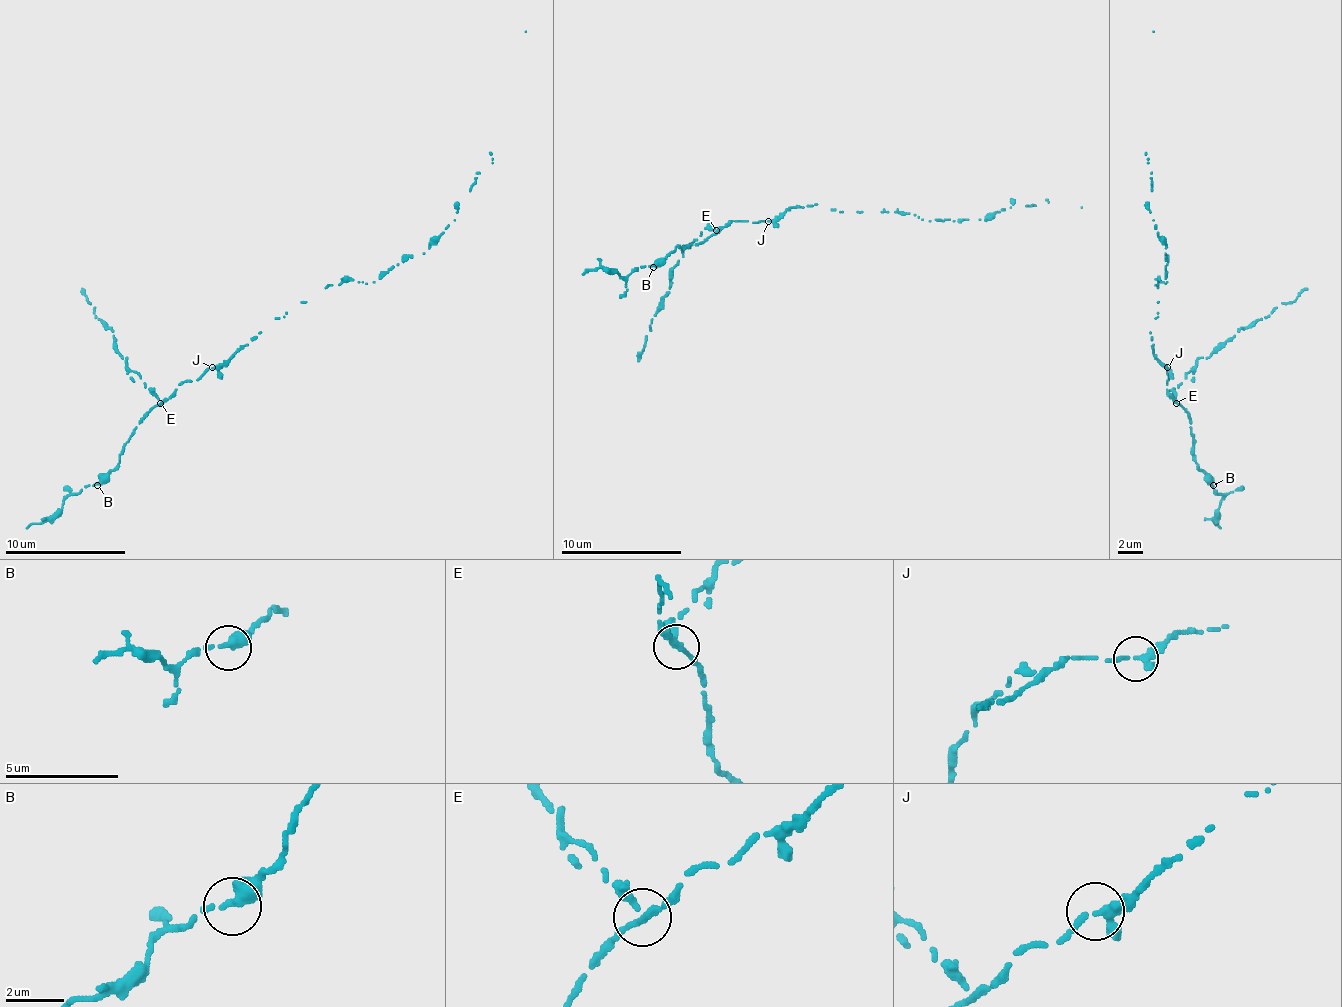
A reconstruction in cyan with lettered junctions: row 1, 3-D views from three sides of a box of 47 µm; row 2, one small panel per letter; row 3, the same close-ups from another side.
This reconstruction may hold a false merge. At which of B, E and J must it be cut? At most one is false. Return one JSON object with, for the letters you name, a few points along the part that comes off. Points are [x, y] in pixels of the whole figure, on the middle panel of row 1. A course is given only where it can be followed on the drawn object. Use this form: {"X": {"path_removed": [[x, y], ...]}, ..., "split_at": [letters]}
{"E": {"path_removed": [[717, 230], [705, 227], [671, 270], [668, 291], [650, 321], [638, 360]]}, "split_at": ["E"]}

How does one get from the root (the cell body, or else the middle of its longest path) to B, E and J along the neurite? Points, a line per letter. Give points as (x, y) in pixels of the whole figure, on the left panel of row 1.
B: (306, 301), (221, 364), (197, 379), (185, 379), (164, 397), (97, 485)
E: (306, 301), (300, 301), (285, 316), (276, 319), (221, 364), (209, 367), (197, 379), (185, 379), (161, 403)
J: (306, 301), (300, 301), (248, 343), (239, 346), (221, 364), (212, 367)

